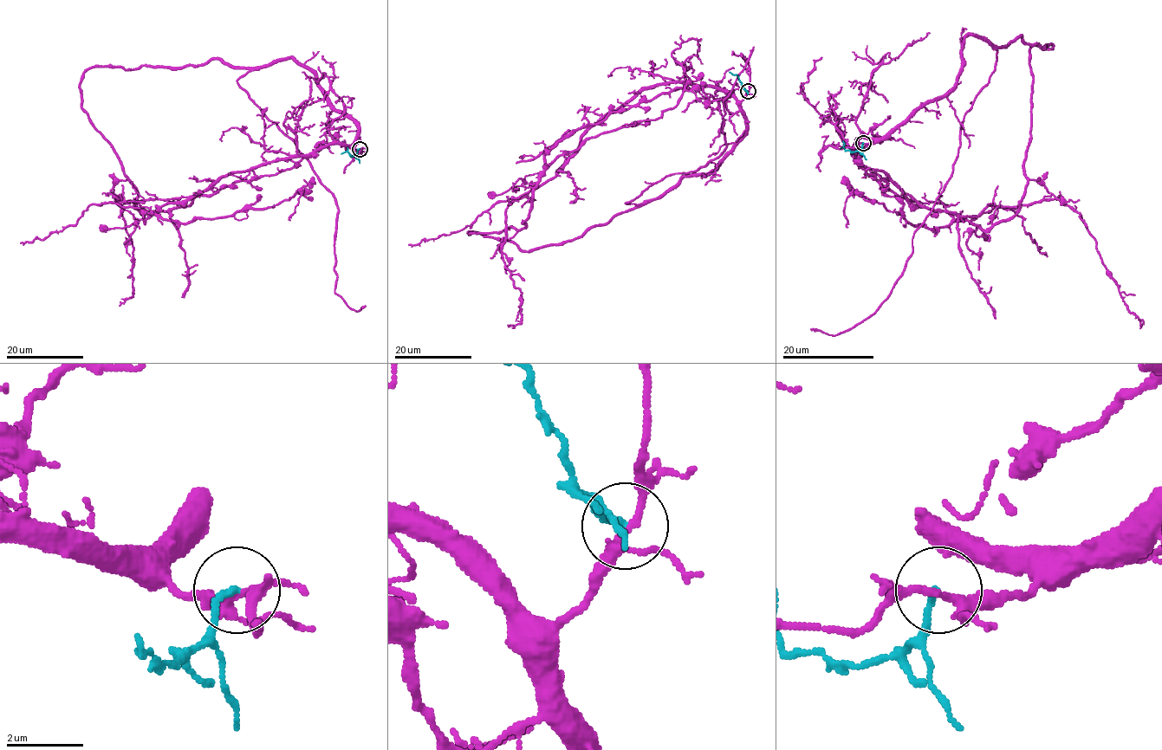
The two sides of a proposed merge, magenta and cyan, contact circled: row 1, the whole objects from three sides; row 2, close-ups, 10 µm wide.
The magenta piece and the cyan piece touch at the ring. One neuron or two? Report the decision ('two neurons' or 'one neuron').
two neurons

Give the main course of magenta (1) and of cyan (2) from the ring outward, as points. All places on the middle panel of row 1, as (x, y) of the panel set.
1: (747, 92), (746, 132), (710, 174), (625, 203), (725, 150), (723, 100), (754, 47)
2: (747, 91), (738, 77), (729, 72)

